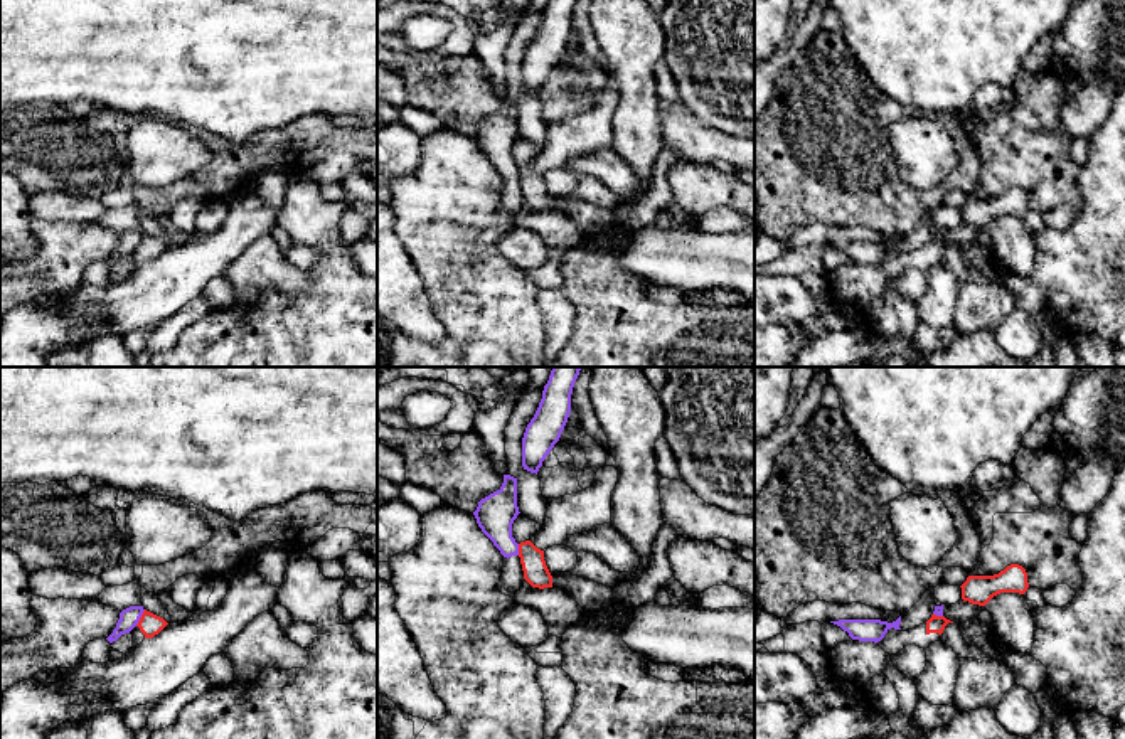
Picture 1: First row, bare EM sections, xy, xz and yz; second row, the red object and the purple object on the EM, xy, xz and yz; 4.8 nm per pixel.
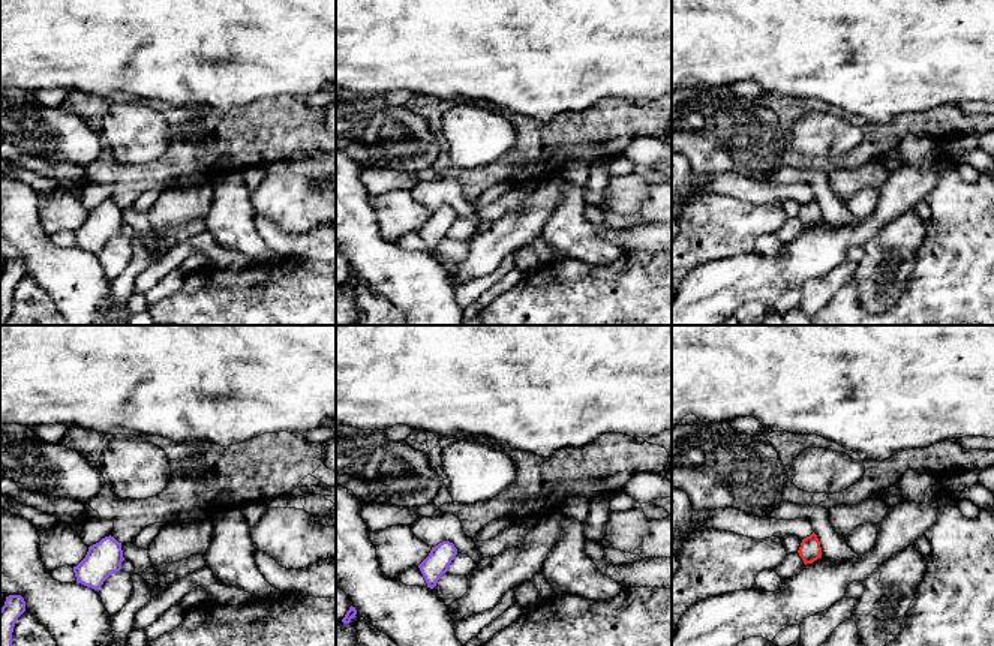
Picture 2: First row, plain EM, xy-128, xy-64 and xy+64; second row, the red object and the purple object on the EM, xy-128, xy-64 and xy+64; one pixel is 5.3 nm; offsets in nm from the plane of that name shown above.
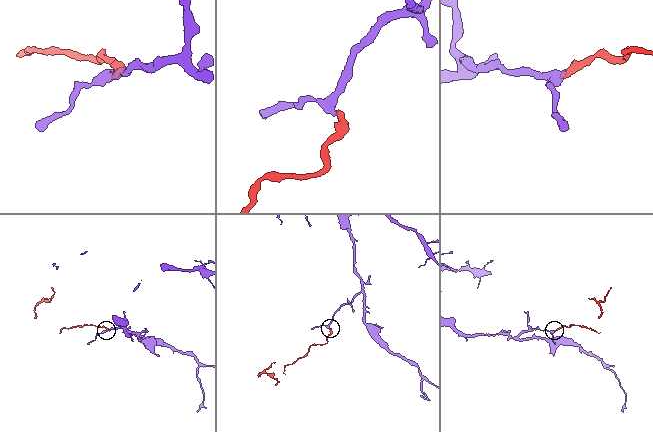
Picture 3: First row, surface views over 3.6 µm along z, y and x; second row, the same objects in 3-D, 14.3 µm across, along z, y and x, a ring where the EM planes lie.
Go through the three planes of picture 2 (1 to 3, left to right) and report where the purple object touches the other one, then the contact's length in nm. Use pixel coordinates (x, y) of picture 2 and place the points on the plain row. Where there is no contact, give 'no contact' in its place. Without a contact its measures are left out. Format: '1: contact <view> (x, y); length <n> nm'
1: no contact
2: no contact
3: no contact

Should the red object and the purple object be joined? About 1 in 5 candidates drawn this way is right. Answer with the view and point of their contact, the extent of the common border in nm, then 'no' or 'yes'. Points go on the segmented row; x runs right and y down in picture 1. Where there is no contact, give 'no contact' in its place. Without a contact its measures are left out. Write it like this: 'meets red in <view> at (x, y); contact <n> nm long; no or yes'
meets red in xy at (140, 618); contact 90 nm long; no

